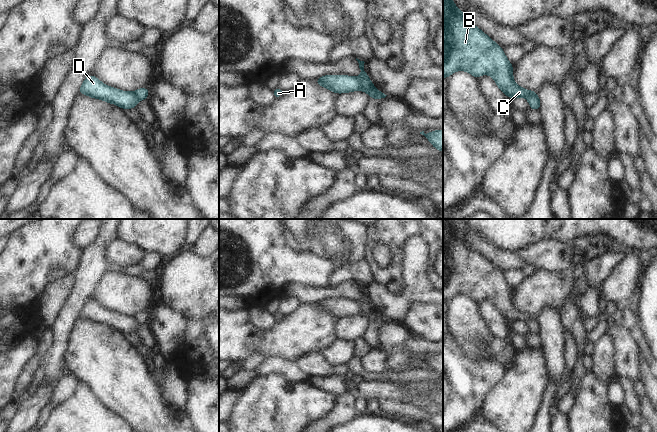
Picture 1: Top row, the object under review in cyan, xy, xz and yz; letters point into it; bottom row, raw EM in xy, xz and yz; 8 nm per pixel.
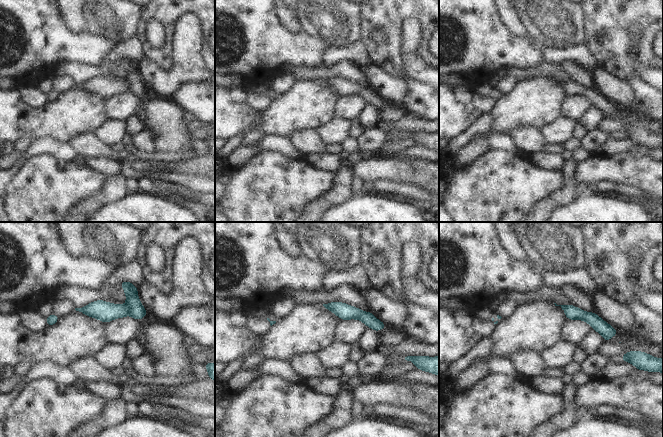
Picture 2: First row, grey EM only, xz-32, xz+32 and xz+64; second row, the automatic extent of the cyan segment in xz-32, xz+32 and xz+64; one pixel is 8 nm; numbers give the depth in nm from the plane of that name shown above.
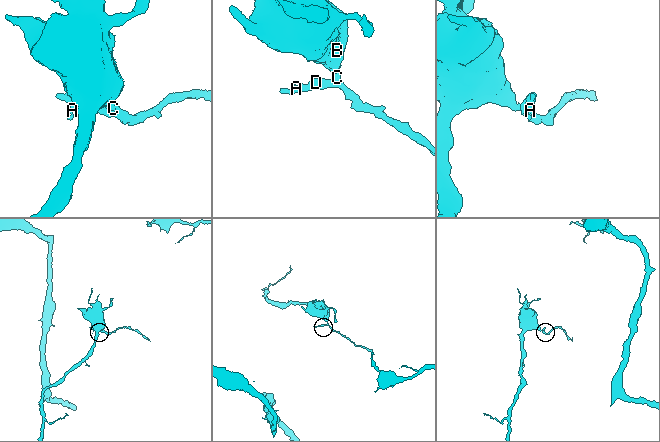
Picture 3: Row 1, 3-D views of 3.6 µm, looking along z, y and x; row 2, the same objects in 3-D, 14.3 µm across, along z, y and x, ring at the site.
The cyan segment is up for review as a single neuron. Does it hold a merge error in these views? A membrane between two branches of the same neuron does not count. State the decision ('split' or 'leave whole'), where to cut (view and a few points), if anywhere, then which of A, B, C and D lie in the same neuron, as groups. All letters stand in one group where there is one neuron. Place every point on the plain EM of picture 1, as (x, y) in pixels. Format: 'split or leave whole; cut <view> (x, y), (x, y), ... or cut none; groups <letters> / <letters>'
split; cut xz (356, 302), (362, 313); groups A D / B C

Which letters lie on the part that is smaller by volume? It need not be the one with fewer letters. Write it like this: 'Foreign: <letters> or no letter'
Foreign: A, D

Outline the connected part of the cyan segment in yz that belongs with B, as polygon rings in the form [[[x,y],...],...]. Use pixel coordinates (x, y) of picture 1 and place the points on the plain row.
[[[443,219],[443,302],[460,294],[476,303],[487,298],[508,322],[528,324],[538,320],[537,316],[515,308],[513,289],[503,272],[477,250],[469,248],[465,239],[449,219]]]

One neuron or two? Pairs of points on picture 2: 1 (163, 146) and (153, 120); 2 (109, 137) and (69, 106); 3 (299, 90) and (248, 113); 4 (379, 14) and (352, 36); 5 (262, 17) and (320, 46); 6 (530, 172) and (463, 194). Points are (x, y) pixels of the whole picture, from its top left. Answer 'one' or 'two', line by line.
1: one
2: two
3: one
4: two
5: one
6: one

